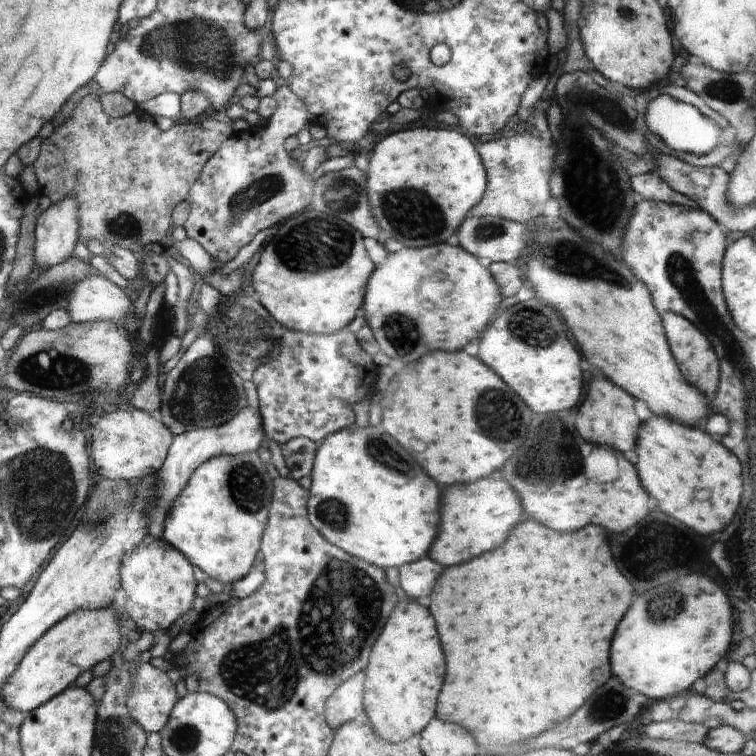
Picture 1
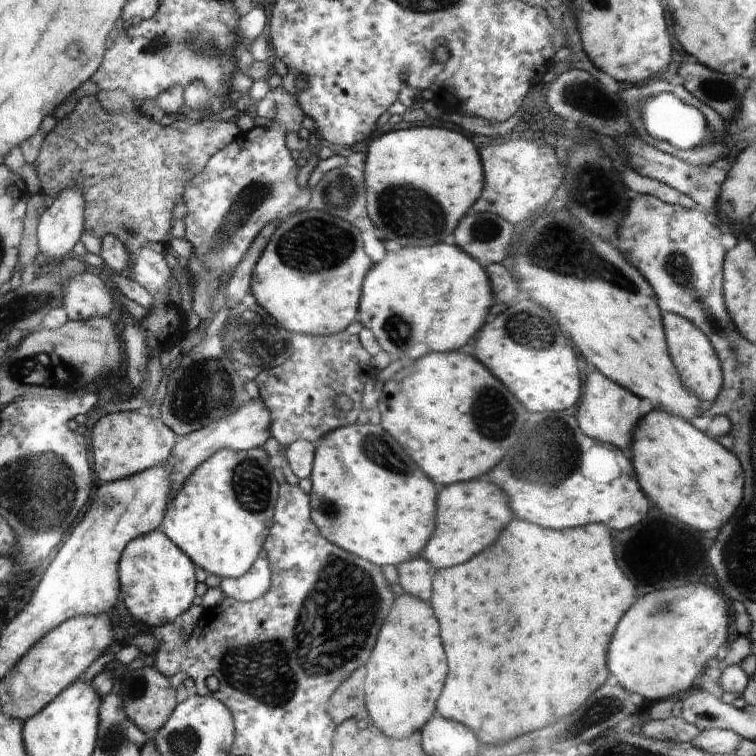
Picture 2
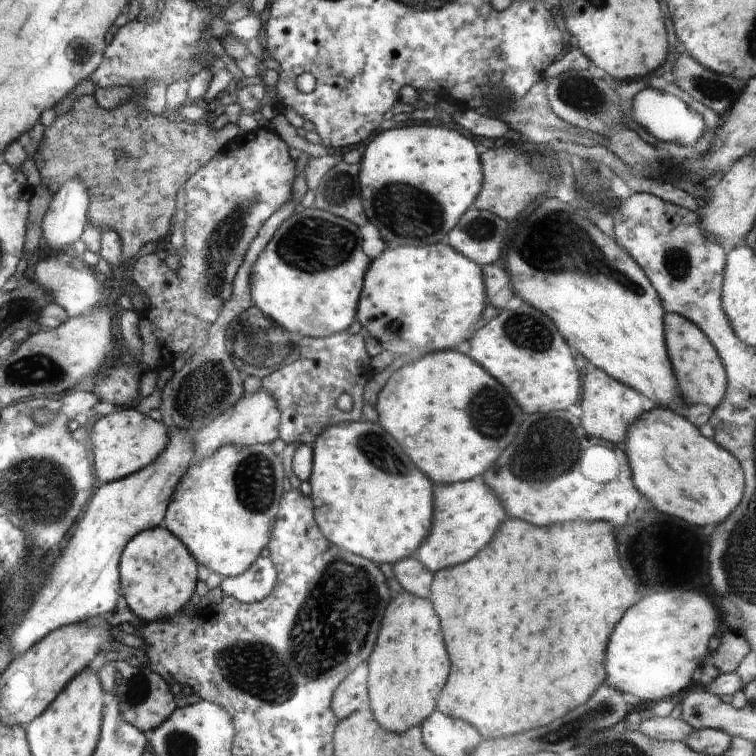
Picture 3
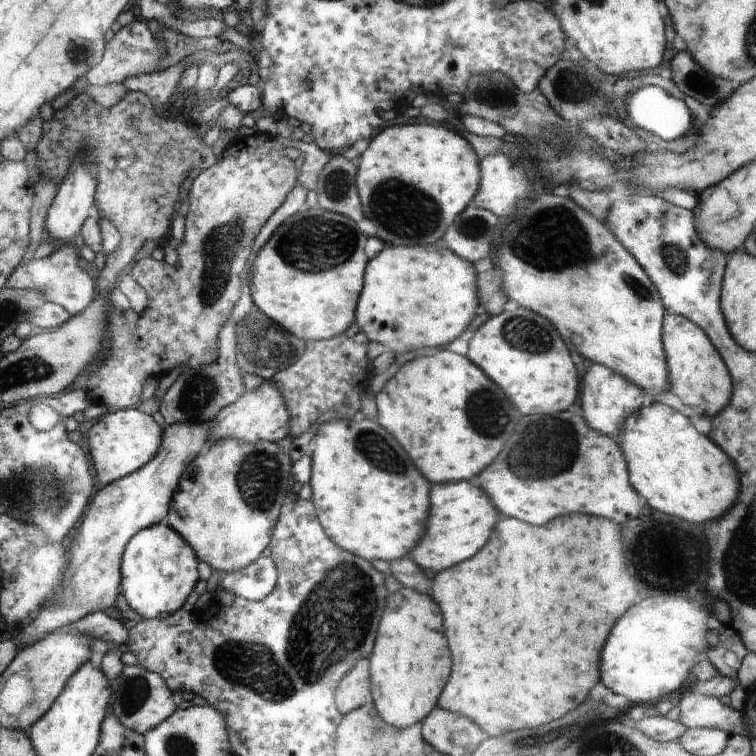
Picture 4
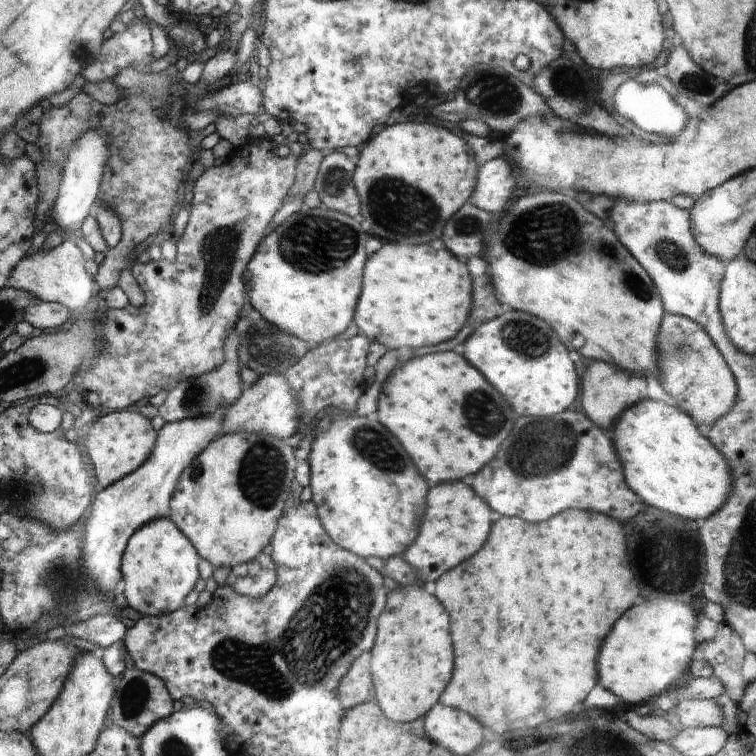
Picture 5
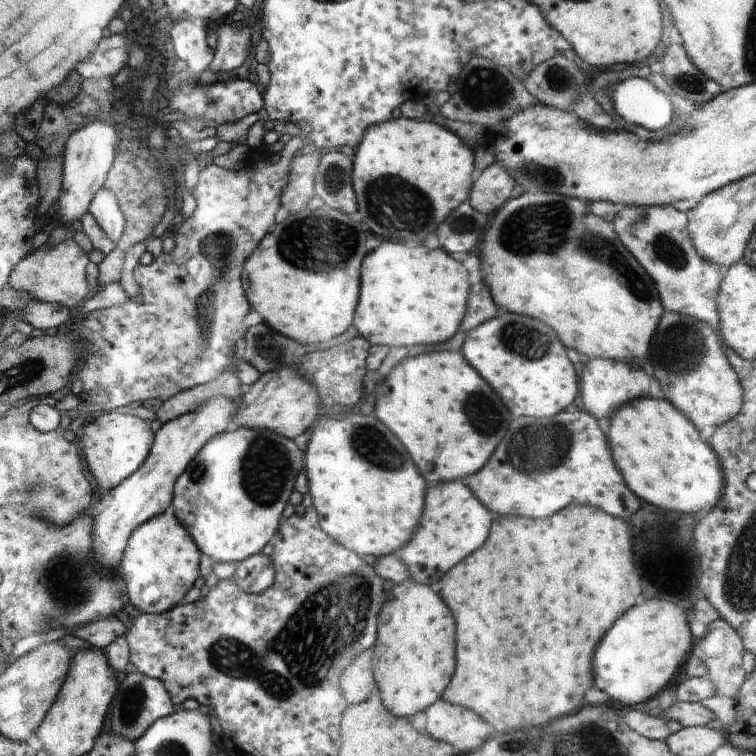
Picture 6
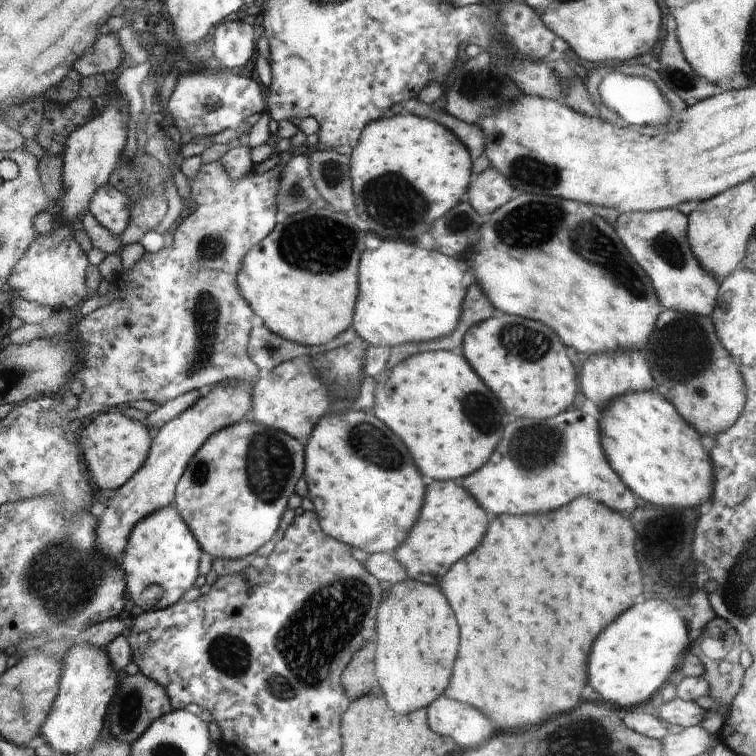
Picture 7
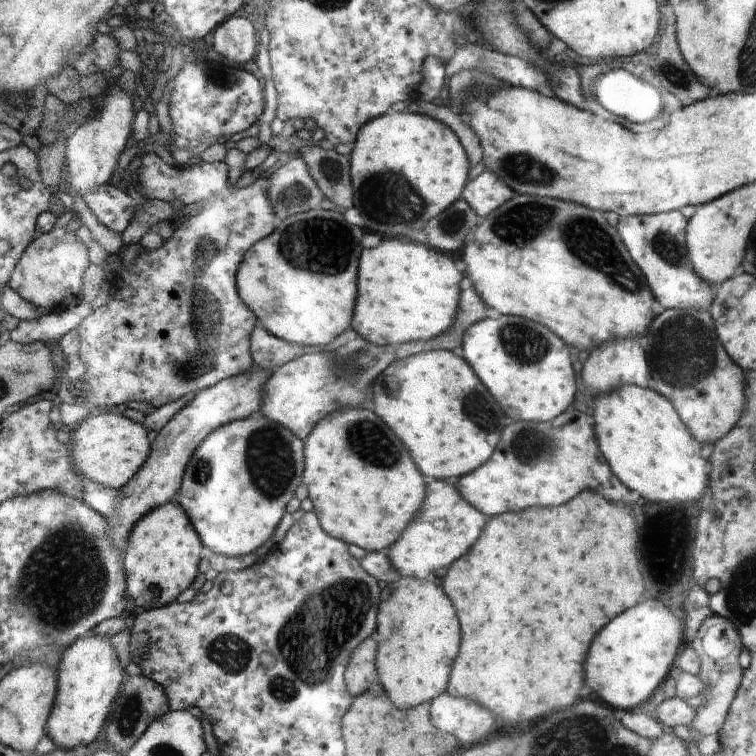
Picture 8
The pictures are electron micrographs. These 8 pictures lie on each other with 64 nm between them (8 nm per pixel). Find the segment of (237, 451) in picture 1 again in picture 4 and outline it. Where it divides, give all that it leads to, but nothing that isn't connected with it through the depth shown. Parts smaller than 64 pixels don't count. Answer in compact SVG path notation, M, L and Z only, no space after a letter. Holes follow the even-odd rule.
M263 381L259 387L247 389L231 405L218 411L208 424L211 426L210 445L218 439L235 438L241 441L256 442L258 439L278 443L289 436L289 410L287 400L272 381Z

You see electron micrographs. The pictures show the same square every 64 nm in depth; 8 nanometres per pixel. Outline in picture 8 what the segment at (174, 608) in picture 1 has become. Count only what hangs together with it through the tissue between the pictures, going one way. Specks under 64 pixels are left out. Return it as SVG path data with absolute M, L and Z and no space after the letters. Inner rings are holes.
M168 502L145 515L132 530L124 549L126 572L130 597L140 608L150 610L170 605L198 576L203 542L184 512L177 502Z

